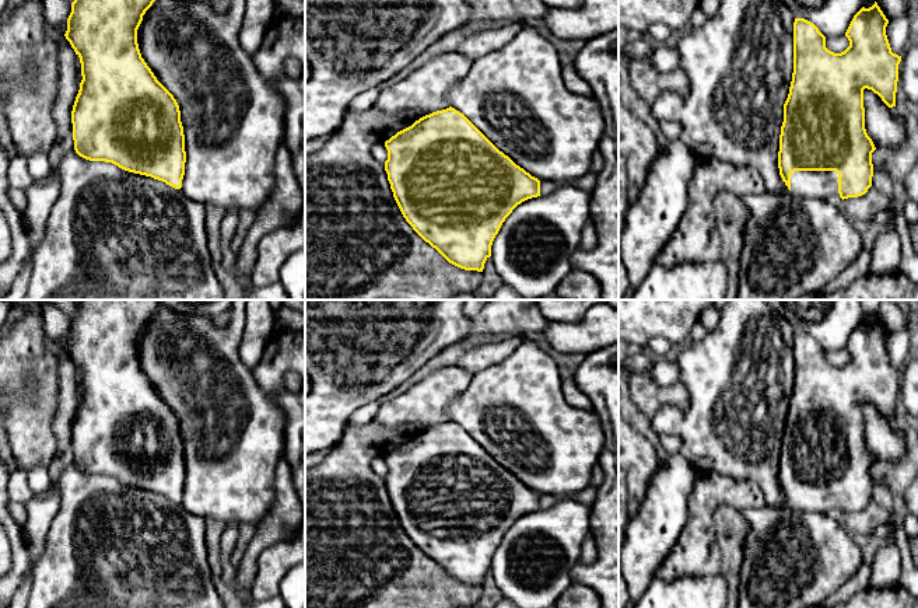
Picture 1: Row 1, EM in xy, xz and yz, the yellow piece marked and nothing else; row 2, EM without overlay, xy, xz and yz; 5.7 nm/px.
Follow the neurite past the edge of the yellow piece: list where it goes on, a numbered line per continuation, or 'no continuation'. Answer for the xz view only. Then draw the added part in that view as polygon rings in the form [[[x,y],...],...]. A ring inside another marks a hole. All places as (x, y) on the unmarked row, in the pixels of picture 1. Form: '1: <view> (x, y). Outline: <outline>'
no continuation

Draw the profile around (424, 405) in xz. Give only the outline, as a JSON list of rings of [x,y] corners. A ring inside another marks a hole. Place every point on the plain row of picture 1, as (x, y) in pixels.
[[[458,366],[430,373],[397,398],[383,402],[374,419],[385,427],[421,427],[423,430],[449,422],[448,406],[466,391],[473,375]]]

